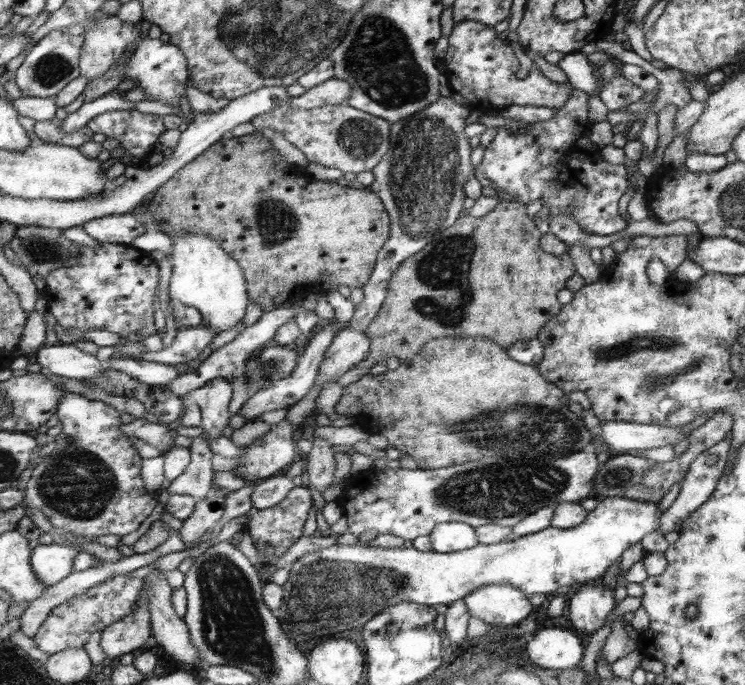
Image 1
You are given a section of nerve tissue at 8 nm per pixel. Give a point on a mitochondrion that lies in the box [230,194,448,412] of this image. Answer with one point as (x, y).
(276, 223)

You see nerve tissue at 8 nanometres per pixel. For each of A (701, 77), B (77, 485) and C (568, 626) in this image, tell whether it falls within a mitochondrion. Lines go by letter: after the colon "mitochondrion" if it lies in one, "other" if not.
A: other
B: mitochondrion
C: other

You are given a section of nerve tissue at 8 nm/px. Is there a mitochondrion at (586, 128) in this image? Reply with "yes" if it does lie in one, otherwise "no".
no

